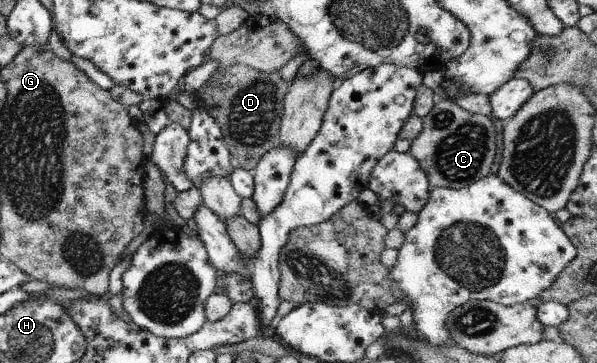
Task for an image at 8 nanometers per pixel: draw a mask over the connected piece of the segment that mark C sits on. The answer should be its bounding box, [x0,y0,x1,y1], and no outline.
[407,100,495,190]

